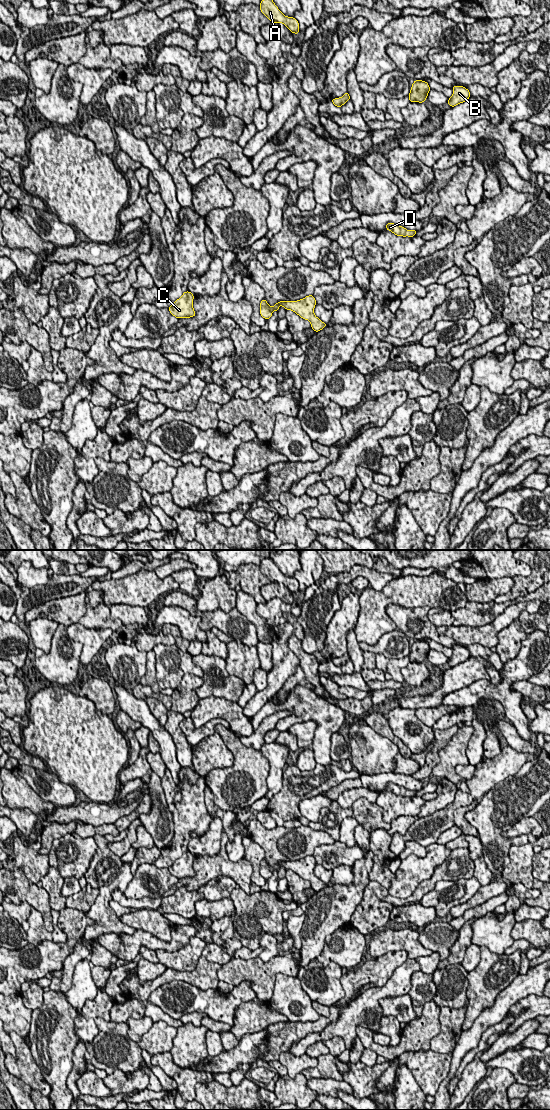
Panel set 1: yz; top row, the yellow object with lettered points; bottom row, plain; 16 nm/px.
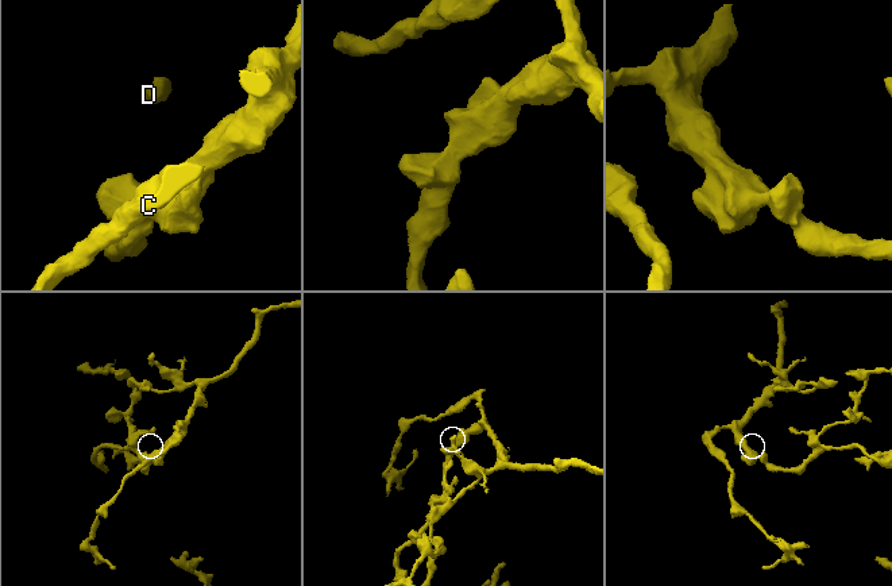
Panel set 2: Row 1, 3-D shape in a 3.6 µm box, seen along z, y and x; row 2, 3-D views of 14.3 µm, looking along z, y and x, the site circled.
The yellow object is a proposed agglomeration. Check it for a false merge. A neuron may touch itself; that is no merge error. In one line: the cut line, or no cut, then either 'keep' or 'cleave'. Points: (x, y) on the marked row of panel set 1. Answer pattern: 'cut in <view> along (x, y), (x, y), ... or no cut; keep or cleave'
no cut; keep

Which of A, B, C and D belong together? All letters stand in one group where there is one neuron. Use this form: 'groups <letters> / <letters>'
groups A B C D

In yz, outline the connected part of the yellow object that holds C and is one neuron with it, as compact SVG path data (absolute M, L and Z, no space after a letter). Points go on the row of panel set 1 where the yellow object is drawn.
M186 291L168 309L178 319L194 317L196 313L193 309L193 299L194 295Z

